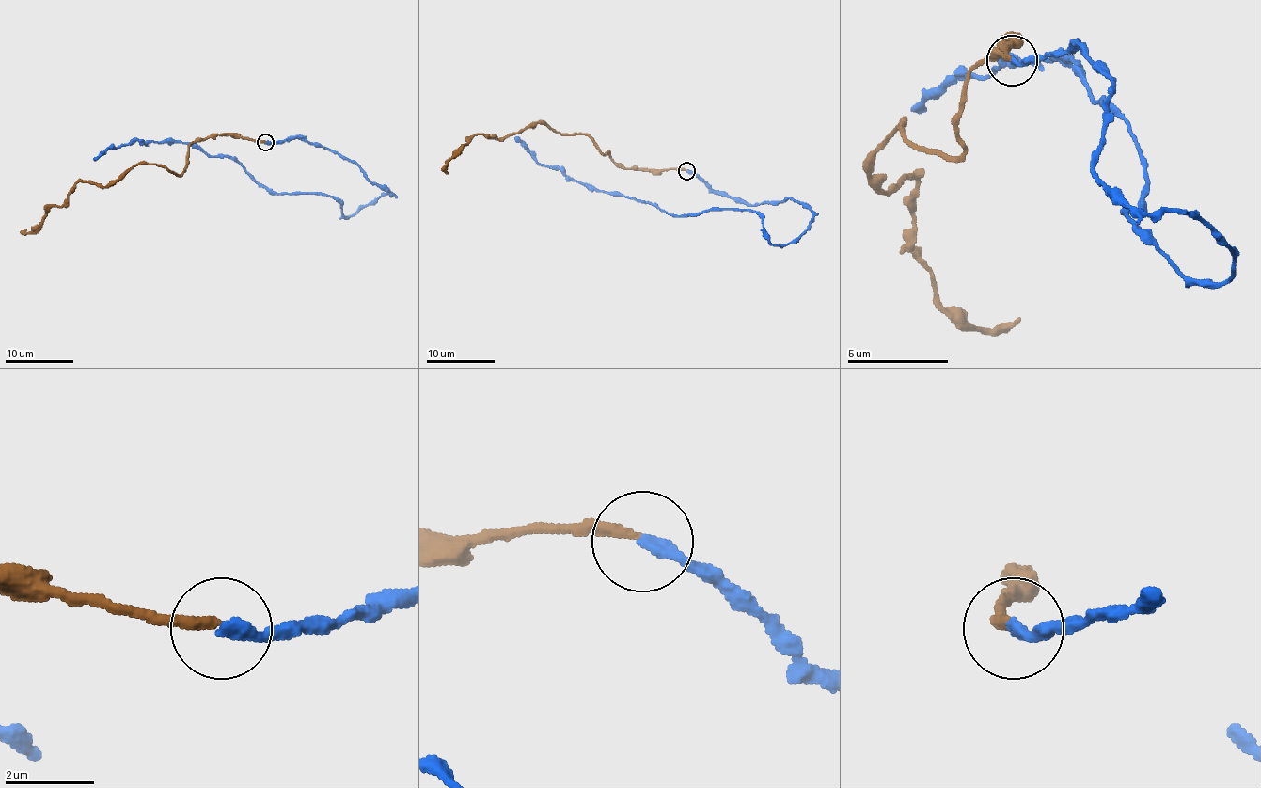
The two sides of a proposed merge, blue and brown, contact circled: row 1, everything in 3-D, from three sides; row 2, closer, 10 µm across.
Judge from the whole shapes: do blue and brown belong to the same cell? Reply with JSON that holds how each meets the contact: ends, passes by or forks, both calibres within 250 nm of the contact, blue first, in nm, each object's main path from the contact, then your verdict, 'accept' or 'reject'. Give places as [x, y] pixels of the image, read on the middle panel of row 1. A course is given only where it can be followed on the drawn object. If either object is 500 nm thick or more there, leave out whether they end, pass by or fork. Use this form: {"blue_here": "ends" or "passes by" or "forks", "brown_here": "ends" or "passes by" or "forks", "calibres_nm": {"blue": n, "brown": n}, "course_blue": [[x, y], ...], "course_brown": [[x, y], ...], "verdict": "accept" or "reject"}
{"blue_here": "ends", "brown_here": "ends", "calibres_nm": {"blue": 280, "brown": 240}, "course_blue": [[687, 170], [750, 204], [793, 199], [813, 221], [774, 245], [747, 210], [671, 216], [541, 165], [515, 136]], "course_brown": [[687, 170], [619, 166], [587, 134], [559, 134], [539, 122], [499, 138], [474, 134], [447, 164], [447, 174]], "verdict": "accept"}

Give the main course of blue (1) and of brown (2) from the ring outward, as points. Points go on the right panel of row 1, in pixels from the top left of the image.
1: (1011, 59), (1076, 49), (1096, 175), (1233, 275), (1127, 215), (1147, 160), (1071, 59), (909, 109)
2: (1011, 59), (965, 84), (960, 155), (905, 124), (869, 165), (915, 175), (935, 296), (1020, 316)

